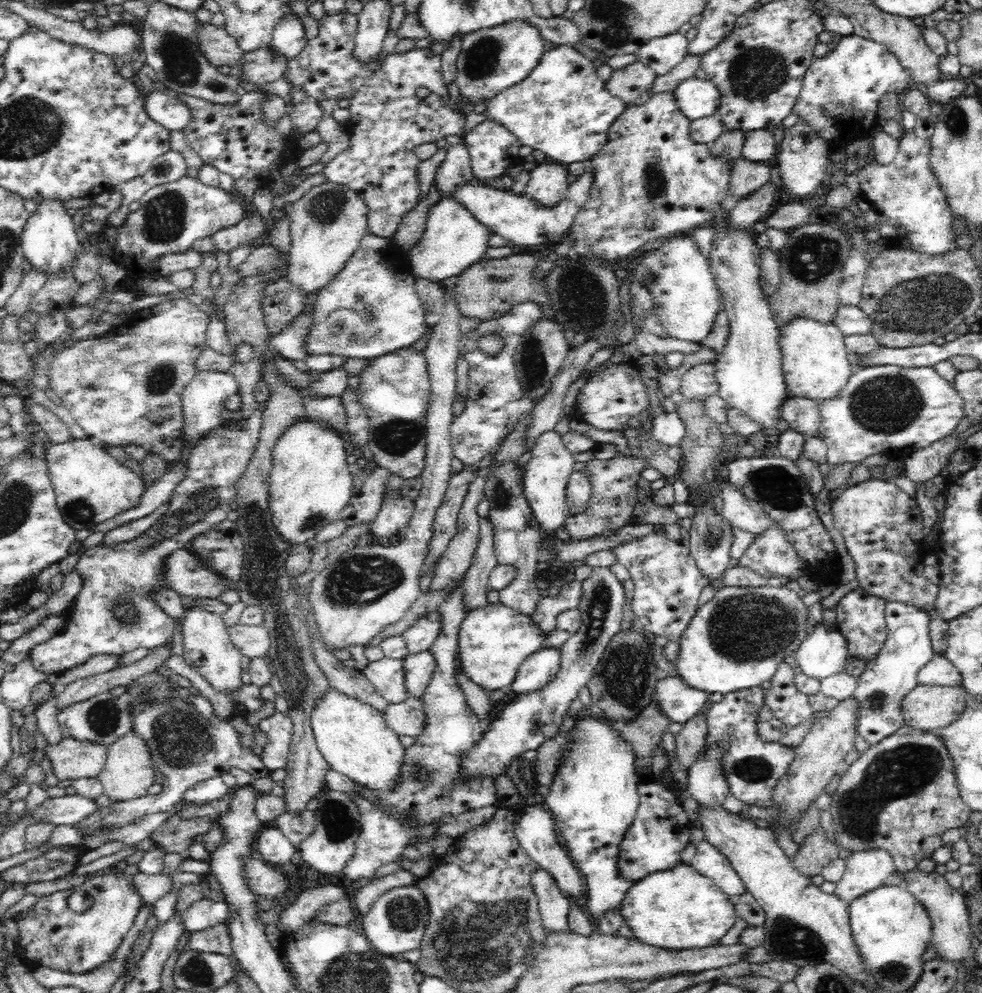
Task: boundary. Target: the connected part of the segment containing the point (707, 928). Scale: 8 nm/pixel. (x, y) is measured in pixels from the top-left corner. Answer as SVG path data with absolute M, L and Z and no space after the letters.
M680 862L670 870L656 871L635 882L624 895L619 912L640 942L670 950L701 949L719 944L719 940L734 926L737 912L734 900L724 894L712 879L702 876L690 864Z

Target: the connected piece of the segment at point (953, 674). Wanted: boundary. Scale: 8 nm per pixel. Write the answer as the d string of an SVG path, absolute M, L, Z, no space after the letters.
M935 653L932 660L919 670L917 681L919 685L930 687L956 686L961 684L961 674L944 654Z

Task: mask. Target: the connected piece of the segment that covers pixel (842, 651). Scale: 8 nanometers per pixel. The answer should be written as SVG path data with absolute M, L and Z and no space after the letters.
M815 623L814 630L800 643L791 660L806 676L822 681L844 672L848 643L836 626Z

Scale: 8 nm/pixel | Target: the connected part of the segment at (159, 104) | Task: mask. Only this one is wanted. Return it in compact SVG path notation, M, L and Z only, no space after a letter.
M151 90L143 105L146 114L169 131L183 130L192 118L190 108L169 92Z

